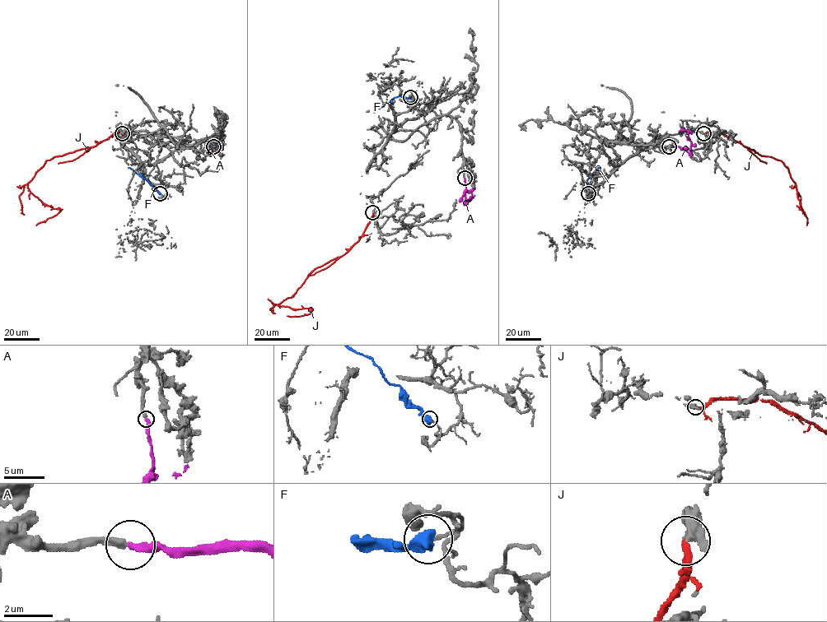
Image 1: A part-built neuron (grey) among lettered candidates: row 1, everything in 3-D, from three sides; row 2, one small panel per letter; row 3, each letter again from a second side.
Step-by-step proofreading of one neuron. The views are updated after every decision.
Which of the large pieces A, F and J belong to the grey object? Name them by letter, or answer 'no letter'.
A

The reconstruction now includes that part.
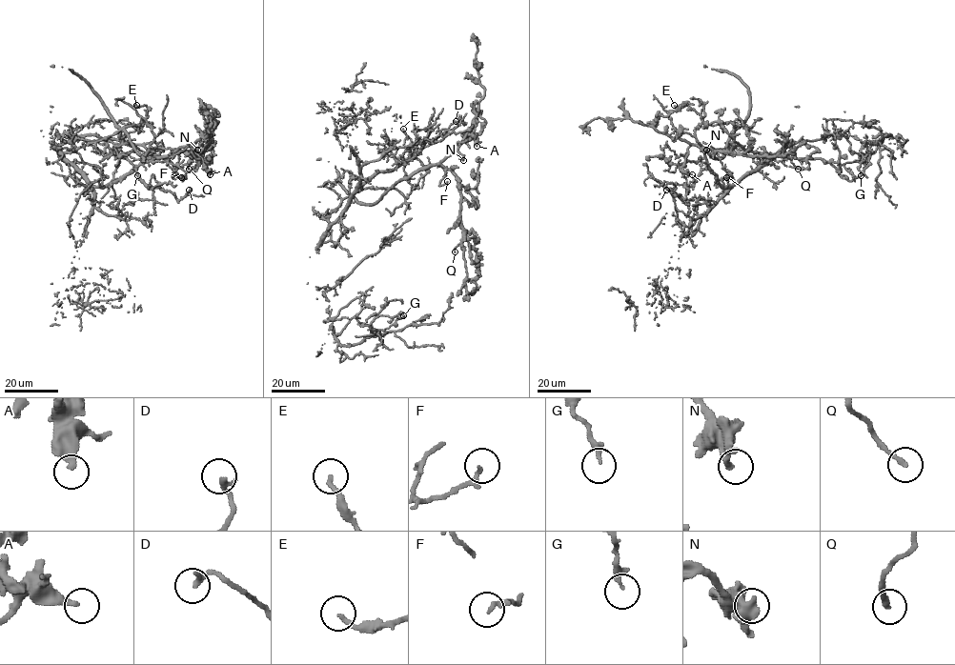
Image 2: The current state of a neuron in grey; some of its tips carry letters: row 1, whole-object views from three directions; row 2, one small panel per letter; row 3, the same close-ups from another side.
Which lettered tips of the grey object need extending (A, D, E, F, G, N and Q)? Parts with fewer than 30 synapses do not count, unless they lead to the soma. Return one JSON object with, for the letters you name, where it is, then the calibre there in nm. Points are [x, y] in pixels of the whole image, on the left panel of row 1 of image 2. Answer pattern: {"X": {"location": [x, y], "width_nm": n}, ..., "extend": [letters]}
{"E": {"location": [136, 105], "width_nm": 170}, "N": {"location": [197, 150], "width_nm": 360}, "extend": ["E", "N"]}

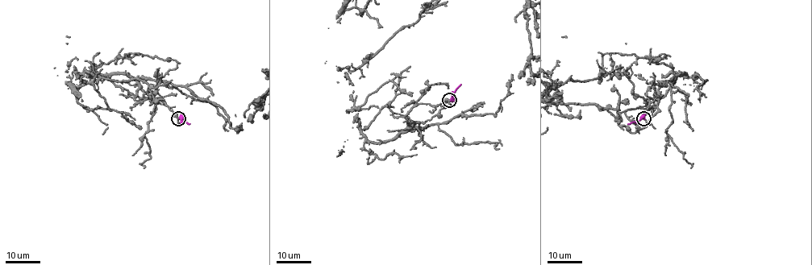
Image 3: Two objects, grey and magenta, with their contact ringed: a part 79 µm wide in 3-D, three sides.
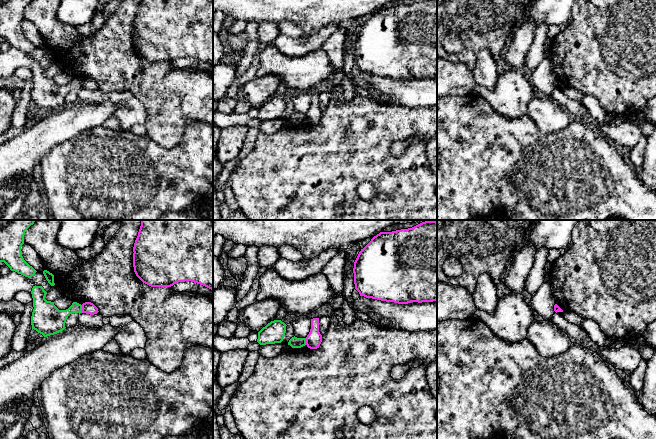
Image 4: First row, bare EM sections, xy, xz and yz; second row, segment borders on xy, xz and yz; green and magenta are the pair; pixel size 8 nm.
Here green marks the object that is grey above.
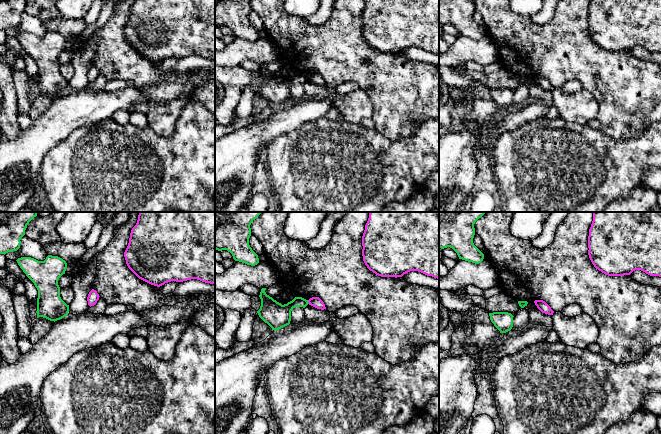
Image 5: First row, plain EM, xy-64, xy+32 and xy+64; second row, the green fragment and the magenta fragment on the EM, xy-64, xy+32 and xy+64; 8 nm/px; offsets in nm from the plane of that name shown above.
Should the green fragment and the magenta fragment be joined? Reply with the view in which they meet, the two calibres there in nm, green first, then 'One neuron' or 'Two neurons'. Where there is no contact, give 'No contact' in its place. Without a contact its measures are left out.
Touches green in xy. Thickness 200 nm (green) against 100 nm. Two neurons

